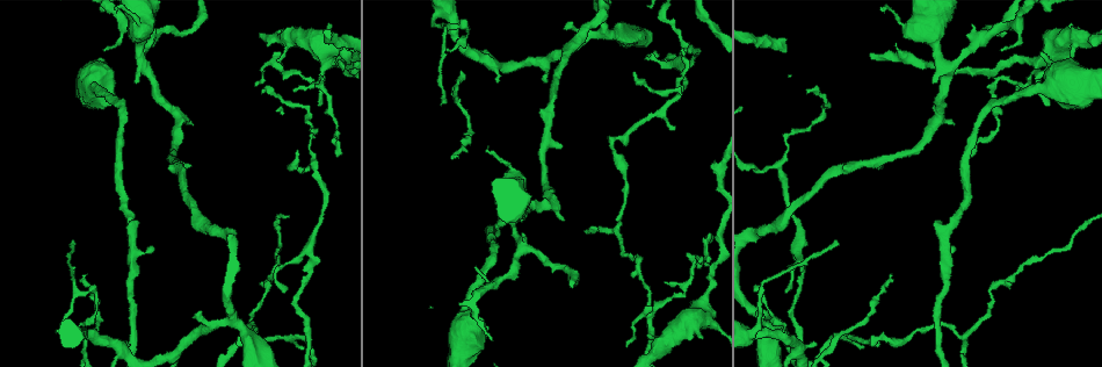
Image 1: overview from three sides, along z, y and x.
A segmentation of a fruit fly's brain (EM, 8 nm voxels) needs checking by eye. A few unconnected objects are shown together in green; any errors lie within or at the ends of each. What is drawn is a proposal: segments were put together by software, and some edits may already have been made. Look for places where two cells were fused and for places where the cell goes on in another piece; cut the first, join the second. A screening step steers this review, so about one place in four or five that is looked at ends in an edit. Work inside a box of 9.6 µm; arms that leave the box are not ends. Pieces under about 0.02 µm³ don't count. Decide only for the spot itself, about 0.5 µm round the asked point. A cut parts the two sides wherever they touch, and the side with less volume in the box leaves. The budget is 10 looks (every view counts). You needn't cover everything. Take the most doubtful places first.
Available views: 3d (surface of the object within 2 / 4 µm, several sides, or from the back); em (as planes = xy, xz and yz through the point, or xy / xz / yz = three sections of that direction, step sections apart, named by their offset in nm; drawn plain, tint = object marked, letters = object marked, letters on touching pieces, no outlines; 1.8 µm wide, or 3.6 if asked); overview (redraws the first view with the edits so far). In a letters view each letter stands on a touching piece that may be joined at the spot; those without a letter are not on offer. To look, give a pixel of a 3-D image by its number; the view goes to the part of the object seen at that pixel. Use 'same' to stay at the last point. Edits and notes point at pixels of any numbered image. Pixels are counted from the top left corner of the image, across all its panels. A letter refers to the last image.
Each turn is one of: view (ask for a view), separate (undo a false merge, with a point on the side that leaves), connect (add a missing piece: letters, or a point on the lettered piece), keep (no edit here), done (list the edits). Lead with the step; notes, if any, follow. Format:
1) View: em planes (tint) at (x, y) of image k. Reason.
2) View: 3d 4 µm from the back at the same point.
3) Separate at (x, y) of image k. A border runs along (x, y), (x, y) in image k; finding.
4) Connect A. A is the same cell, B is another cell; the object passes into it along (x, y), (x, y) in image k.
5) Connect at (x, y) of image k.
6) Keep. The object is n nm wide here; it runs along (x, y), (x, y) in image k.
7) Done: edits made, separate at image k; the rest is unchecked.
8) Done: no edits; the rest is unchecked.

View: 3d 2 µm at (709, 239) of image 1. Long arm stops here.

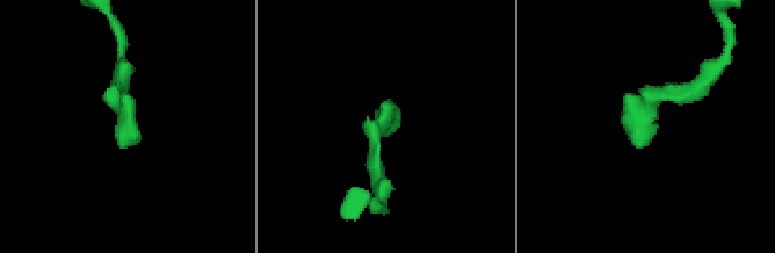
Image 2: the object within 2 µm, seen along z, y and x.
View: em xy step 4 (tint) at (394, 128) of image 2. Need the tissue.

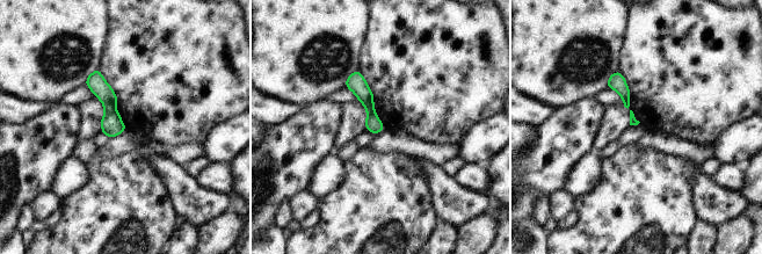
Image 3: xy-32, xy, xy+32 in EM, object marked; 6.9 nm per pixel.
View: em yz step 16 (letters) at the same point.

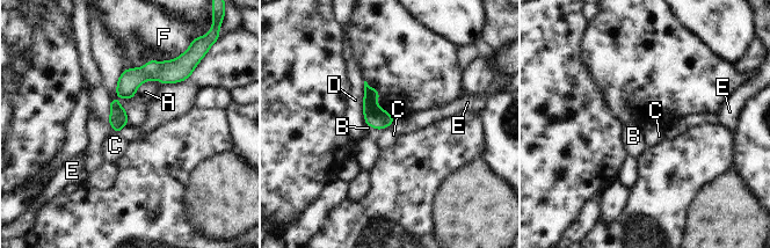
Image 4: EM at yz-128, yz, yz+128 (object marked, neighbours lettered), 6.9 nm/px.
Keep. A, B, C, D, E and F are other cells; a border runs along (126, 124), (118, 132) in image 4; none of them fits.

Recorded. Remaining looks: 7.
View: em planes (letters) at (313, 166) of image 1. Calibre changes.

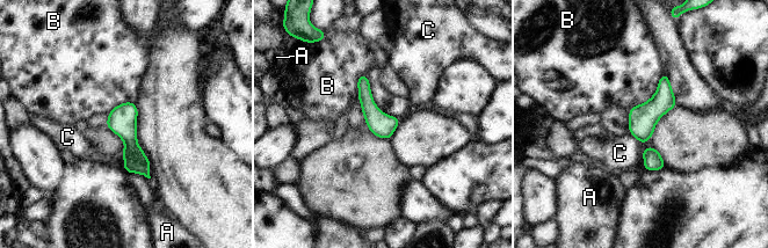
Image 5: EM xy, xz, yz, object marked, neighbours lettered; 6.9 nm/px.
Keep. The object is 160 nm wide here; A, B and C are other cells; all the same cell.

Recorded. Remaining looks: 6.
View: em planes (letters) at (201, 310) of image 1. An open end.

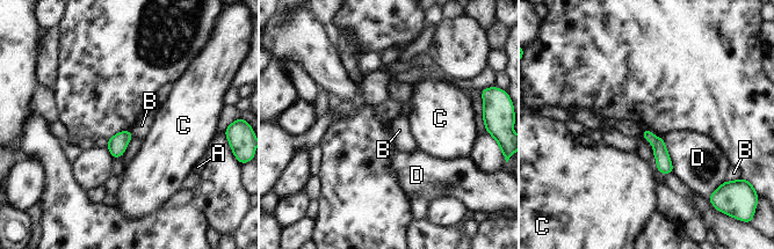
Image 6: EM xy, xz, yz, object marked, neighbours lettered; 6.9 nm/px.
Keep. A, B, C and D are other cells; a border runs along (129, 130), (134, 137) in image 6; none of them fits.

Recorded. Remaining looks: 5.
View: 3d 2 µm at (785, 330) of image 1. An open end.

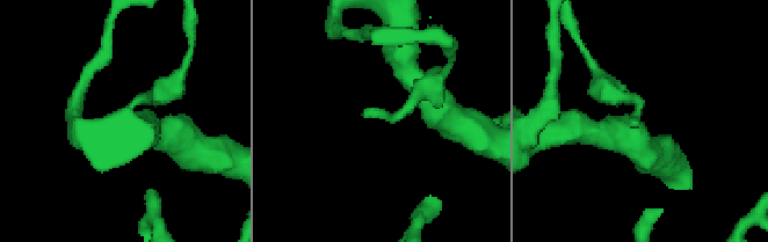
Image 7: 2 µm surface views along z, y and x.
View: em planes (letters) at (634, 128) of image 7.

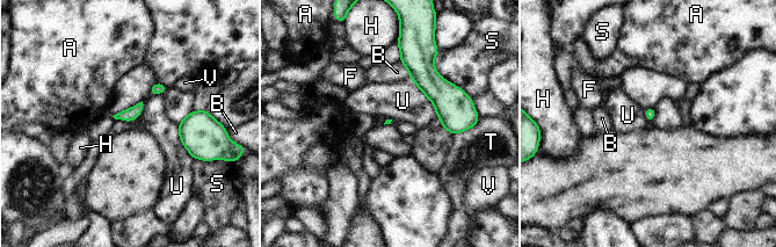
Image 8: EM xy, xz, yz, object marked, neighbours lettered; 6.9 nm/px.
Keep. The longest contact is with S, 340 nm; A, B, F, H, S, T, U and V are other cells; a border runs along (410, 79), (432, 102), (436, 115) in image 8; none of them fits.

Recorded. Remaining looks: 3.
Done: no edits; the rest is unchecked.

